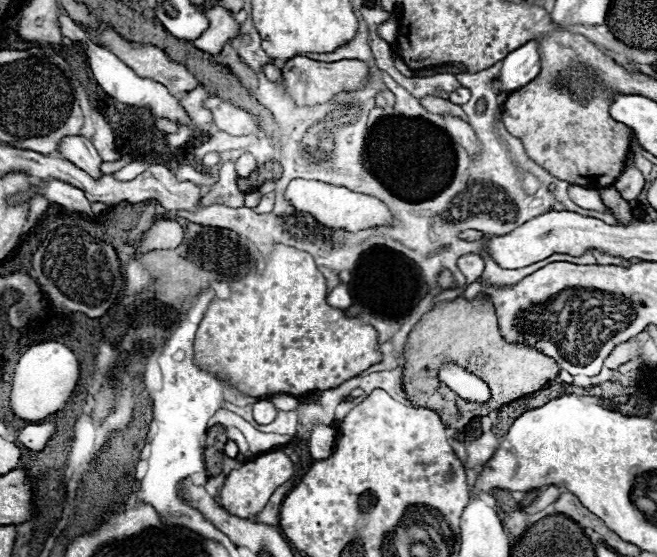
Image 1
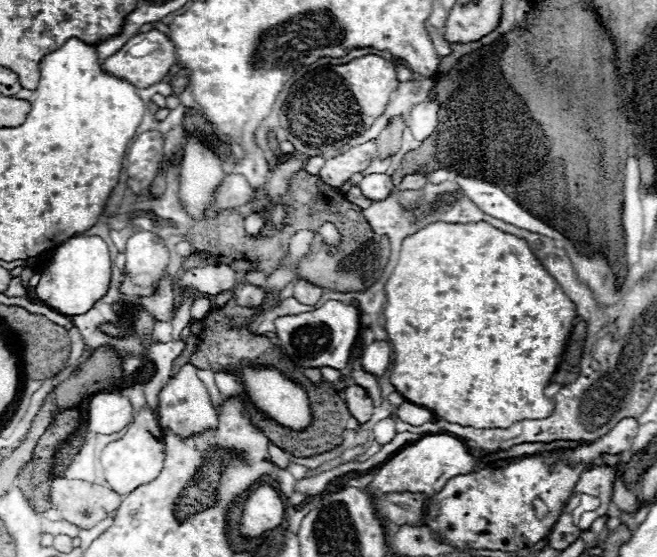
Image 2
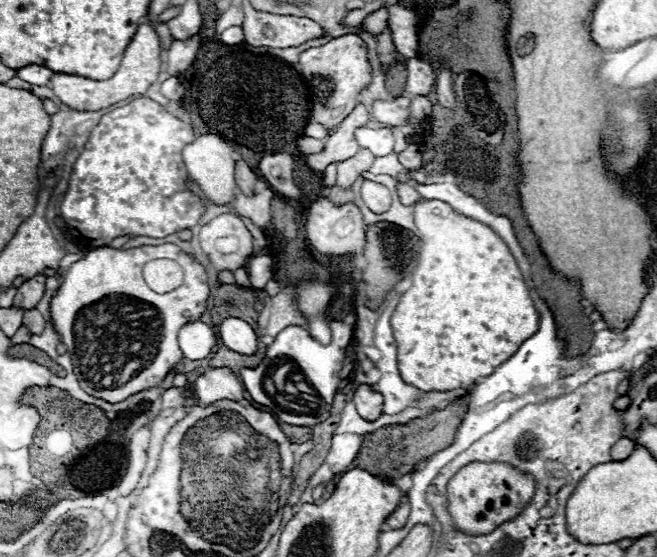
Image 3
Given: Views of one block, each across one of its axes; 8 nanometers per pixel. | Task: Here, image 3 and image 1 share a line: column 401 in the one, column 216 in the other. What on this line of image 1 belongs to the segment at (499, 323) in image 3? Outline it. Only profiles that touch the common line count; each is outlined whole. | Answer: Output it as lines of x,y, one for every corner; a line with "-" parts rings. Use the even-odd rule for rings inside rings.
280,244
272,250
262,276
252,270
240,280
228,280
228,284
232,288
230,300
216,298
200,322
194,346
196,364
240,388
244,394
264,398
272,394
292,394
300,398
316,390
334,388
380,362
376,330
370,324
364,324
358,318
348,318
342,310
326,304
324,276
314,266
308,252

